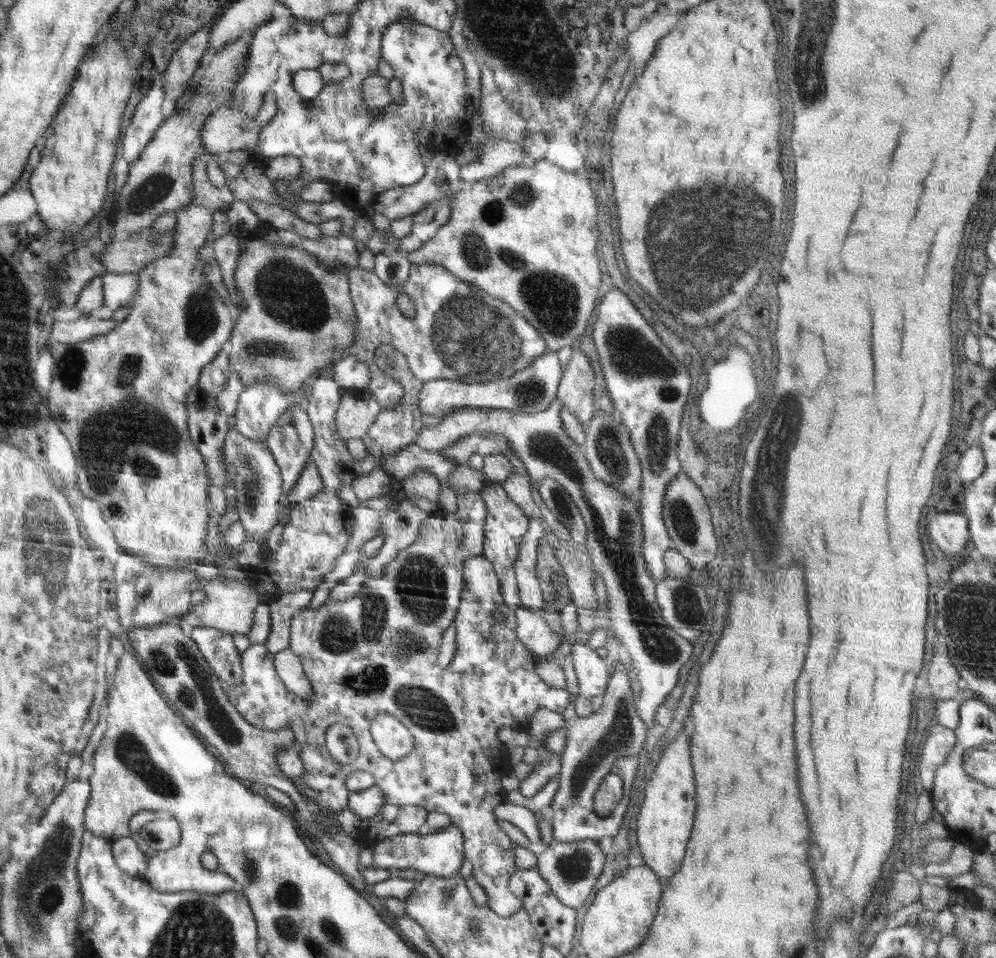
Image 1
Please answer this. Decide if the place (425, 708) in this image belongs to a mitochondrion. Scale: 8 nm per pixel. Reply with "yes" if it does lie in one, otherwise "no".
yes

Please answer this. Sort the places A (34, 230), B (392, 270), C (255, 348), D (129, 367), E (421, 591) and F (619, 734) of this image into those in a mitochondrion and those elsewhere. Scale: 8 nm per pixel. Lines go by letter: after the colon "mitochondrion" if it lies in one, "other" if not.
A: other
B: other
C: mitochondrion
D: mitochondrion
E: mitochondrion
F: mitochondrion

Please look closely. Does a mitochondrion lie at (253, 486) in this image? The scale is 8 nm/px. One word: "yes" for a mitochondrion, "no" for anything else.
yes

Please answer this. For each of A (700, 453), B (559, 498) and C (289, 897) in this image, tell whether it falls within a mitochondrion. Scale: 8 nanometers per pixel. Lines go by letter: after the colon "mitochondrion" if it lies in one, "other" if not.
A: other
B: mitochondrion
C: mitochondrion

